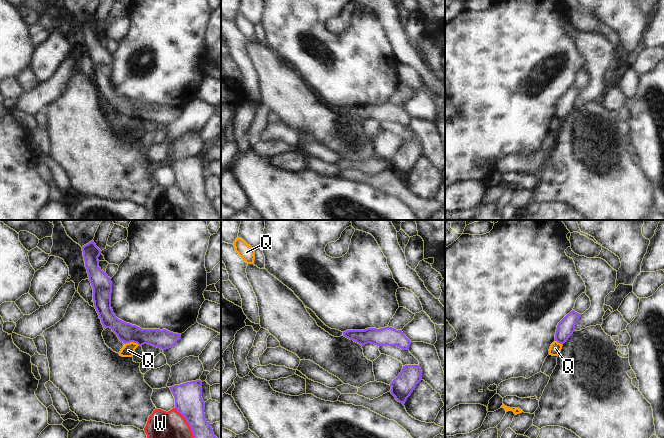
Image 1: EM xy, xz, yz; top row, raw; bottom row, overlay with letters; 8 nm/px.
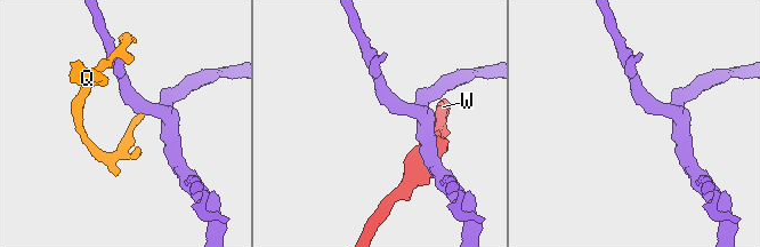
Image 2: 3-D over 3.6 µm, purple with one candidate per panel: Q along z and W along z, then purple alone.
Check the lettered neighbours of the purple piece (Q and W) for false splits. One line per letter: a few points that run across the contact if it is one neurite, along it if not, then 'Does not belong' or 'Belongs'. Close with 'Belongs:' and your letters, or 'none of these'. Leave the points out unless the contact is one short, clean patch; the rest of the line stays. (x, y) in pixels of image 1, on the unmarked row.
Q: Line: xy (125, 119), (136, 118), (139, 121). Does not belong
W: Does not belong
Belongs: none of these.

